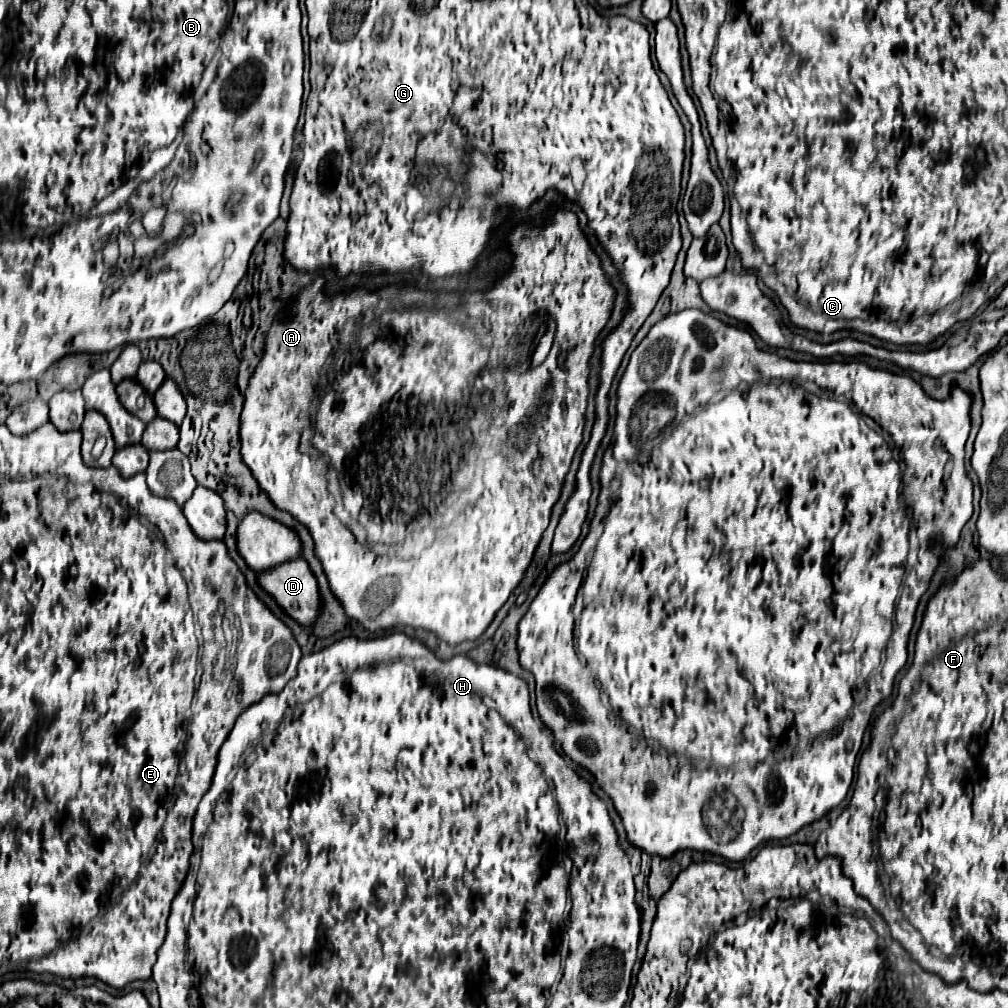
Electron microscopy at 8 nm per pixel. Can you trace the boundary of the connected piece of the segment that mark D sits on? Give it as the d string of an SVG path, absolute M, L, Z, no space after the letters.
M295 558L289 562L283 562L281 566L257 572L257 582L259 586L269 592L275 602L287 612L287 616L291 616L295 622L299 622L301 626L311 626L319 614L319 590L317 590L317 580L311 574L309 566L305 560Z

